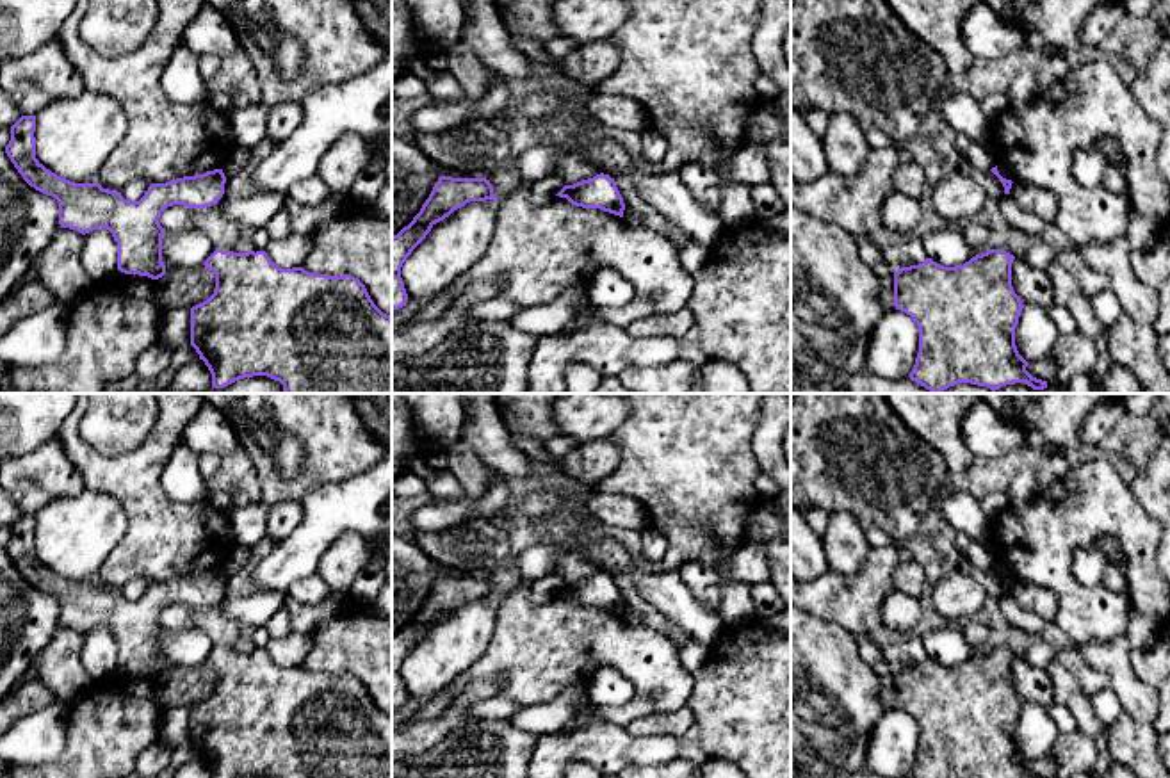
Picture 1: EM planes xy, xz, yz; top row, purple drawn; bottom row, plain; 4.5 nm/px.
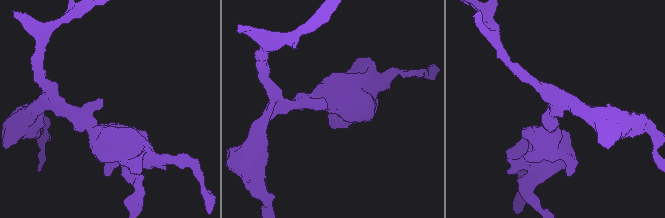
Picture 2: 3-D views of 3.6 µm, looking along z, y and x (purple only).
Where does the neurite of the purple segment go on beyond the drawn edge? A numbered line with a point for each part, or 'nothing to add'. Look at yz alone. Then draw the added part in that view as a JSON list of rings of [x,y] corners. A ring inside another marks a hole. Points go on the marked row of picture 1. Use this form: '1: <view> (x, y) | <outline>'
nothing to add

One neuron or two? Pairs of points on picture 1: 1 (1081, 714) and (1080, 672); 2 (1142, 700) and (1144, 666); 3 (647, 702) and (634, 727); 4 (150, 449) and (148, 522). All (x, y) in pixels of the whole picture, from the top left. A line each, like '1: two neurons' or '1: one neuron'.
1: two neurons
2: two neurons
3: two neurons
4: one neuron

